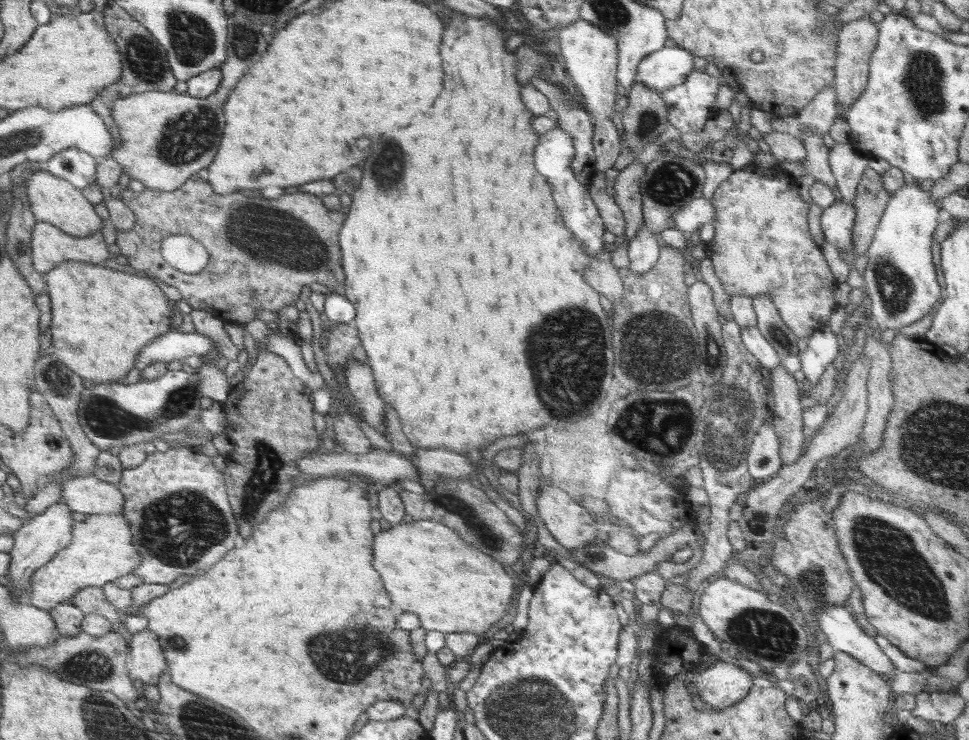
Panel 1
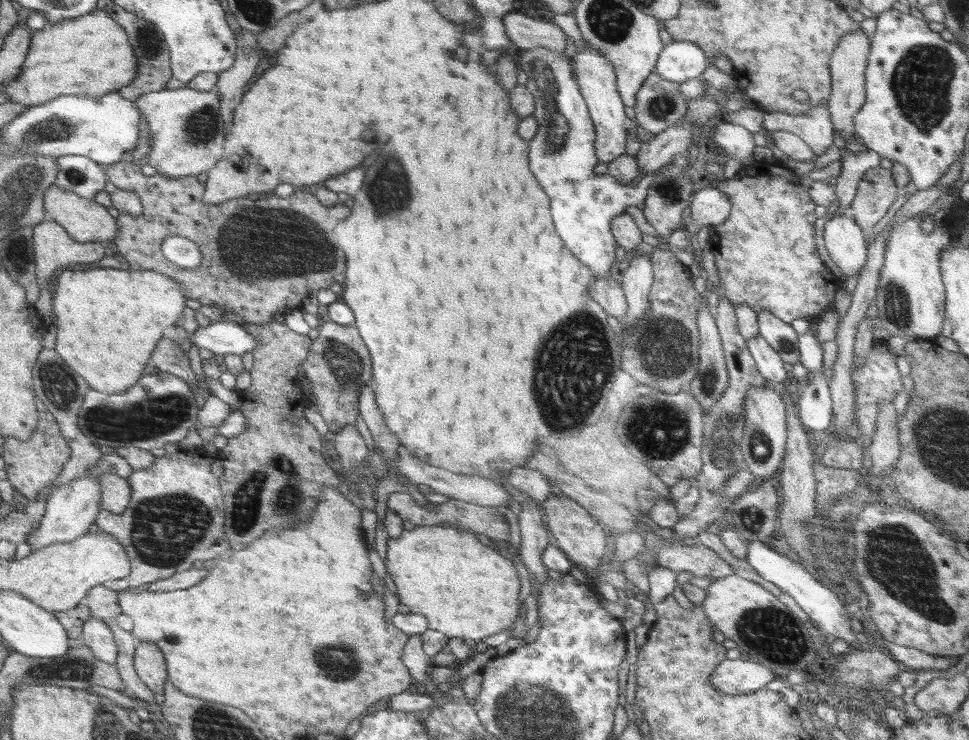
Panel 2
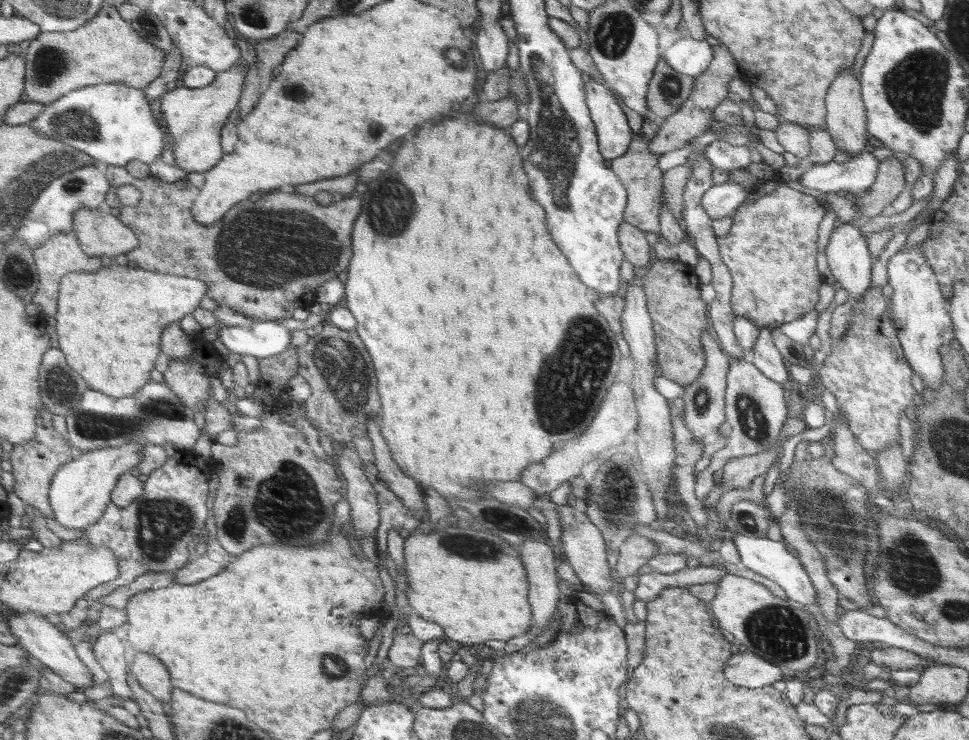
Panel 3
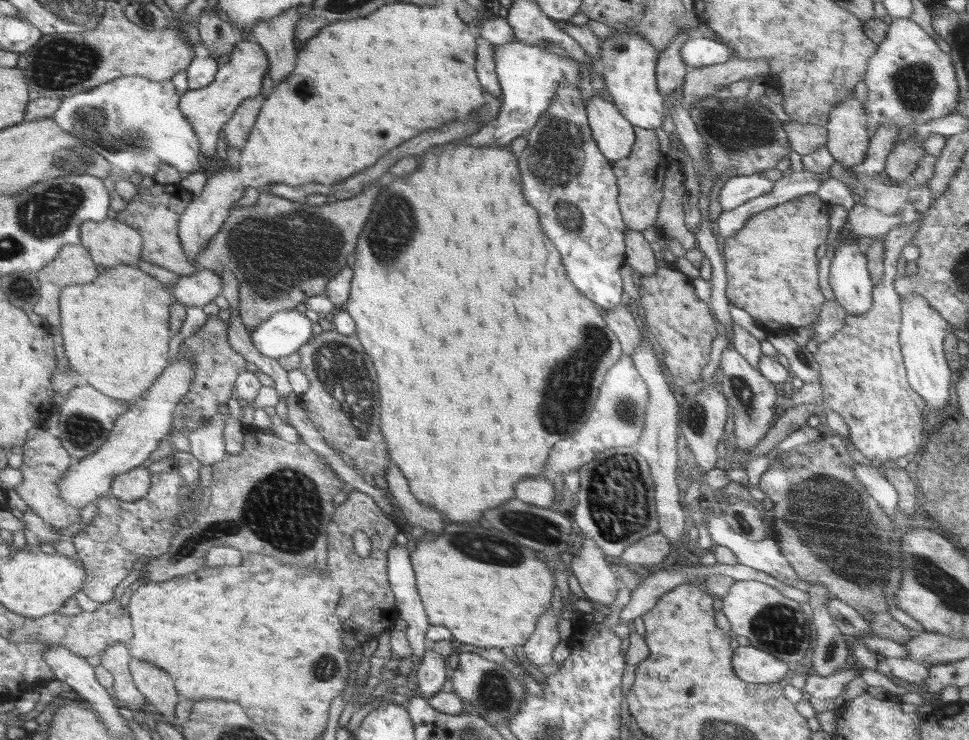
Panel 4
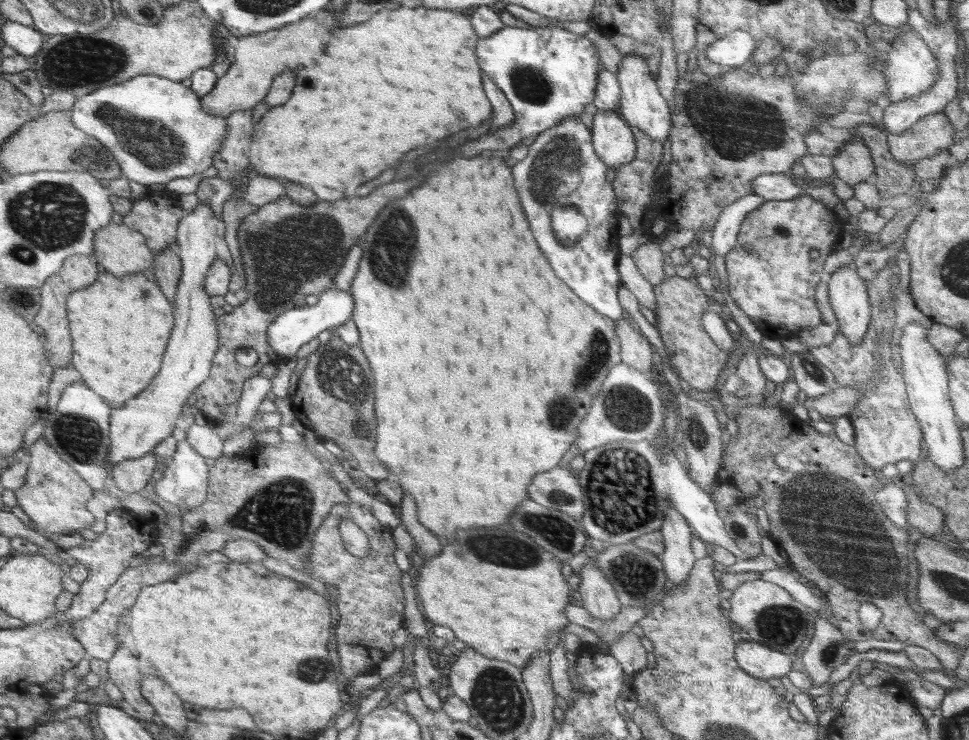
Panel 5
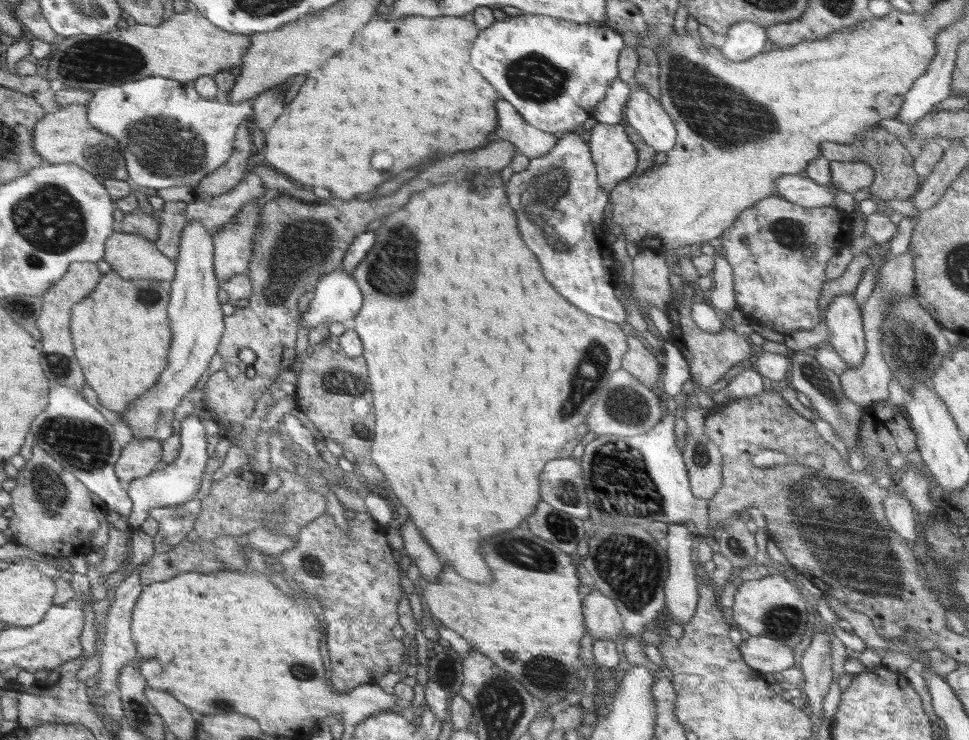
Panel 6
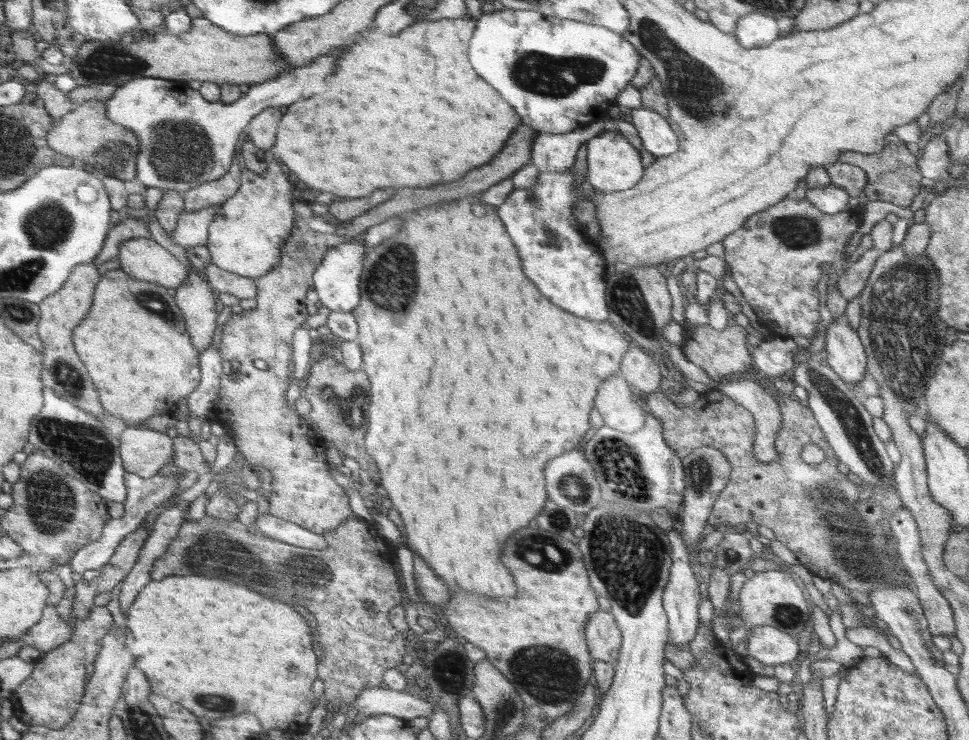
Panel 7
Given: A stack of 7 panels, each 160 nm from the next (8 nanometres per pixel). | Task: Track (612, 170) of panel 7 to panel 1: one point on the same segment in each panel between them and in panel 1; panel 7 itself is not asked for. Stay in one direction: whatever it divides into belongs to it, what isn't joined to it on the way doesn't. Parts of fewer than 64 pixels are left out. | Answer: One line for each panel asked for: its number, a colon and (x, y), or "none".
1: (590, 56)
2: (595, 76)
3: (614, 135)
4: (614, 135)
5: (614, 143)
6: (615, 157)

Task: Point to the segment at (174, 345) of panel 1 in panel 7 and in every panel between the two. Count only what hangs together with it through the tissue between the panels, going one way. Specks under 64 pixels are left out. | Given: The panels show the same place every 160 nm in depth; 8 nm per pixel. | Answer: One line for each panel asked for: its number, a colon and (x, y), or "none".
2: (225, 337)
3: (263, 339)
4: (286, 332)
5: (294, 328)
6: (338, 298)
7: (336, 281)

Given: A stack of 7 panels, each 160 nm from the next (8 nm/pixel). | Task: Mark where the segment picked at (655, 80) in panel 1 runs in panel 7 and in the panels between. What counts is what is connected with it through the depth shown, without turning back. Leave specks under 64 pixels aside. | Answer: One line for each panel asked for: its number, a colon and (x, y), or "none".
2: (680, 61)
3: (687, 56)
4: (699, 51)
5: (733, 50)
6: (744, 40)
7: (754, 30)

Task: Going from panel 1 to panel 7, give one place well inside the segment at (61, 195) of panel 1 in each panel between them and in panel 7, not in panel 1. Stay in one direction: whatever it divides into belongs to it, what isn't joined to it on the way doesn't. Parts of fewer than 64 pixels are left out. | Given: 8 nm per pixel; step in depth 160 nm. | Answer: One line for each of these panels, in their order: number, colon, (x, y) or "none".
2: (86, 221)
3: (100, 232)
4: (111, 243)
5: (121, 250)
6: (132, 256)
7: (142, 258)

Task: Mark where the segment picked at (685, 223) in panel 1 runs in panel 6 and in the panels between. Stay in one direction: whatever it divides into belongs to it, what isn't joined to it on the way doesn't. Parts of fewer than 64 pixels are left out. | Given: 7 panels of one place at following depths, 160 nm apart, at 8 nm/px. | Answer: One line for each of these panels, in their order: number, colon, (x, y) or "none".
2: (709, 206)
3: (722, 200)
4: (739, 189)
5: (775, 186)
6: (803, 191)

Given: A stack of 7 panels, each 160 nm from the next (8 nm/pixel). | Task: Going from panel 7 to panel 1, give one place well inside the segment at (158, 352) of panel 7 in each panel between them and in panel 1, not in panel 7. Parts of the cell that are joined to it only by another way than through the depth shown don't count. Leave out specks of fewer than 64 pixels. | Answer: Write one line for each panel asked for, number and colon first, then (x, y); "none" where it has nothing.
1: (102, 318)
2: (108, 321)
3: (109, 322)
4: (115, 328)
5: (120, 326)
6: (120, 330)

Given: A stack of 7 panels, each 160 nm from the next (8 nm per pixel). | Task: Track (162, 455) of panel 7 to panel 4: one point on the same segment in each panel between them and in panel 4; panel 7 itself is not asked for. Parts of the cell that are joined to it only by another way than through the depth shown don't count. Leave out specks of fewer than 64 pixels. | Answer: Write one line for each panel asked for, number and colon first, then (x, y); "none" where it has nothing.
4: (130, 486)
5: (129, 475)
6: (139, 457)

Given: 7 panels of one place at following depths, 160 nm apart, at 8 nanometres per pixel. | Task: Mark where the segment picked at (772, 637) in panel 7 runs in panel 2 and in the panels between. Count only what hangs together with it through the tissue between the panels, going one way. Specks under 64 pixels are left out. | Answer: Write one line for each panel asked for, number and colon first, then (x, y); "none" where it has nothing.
2: (734, 677)
3: (749, 671)
4: (754, 666)
5: (759, 661)
6: (760, 652)

